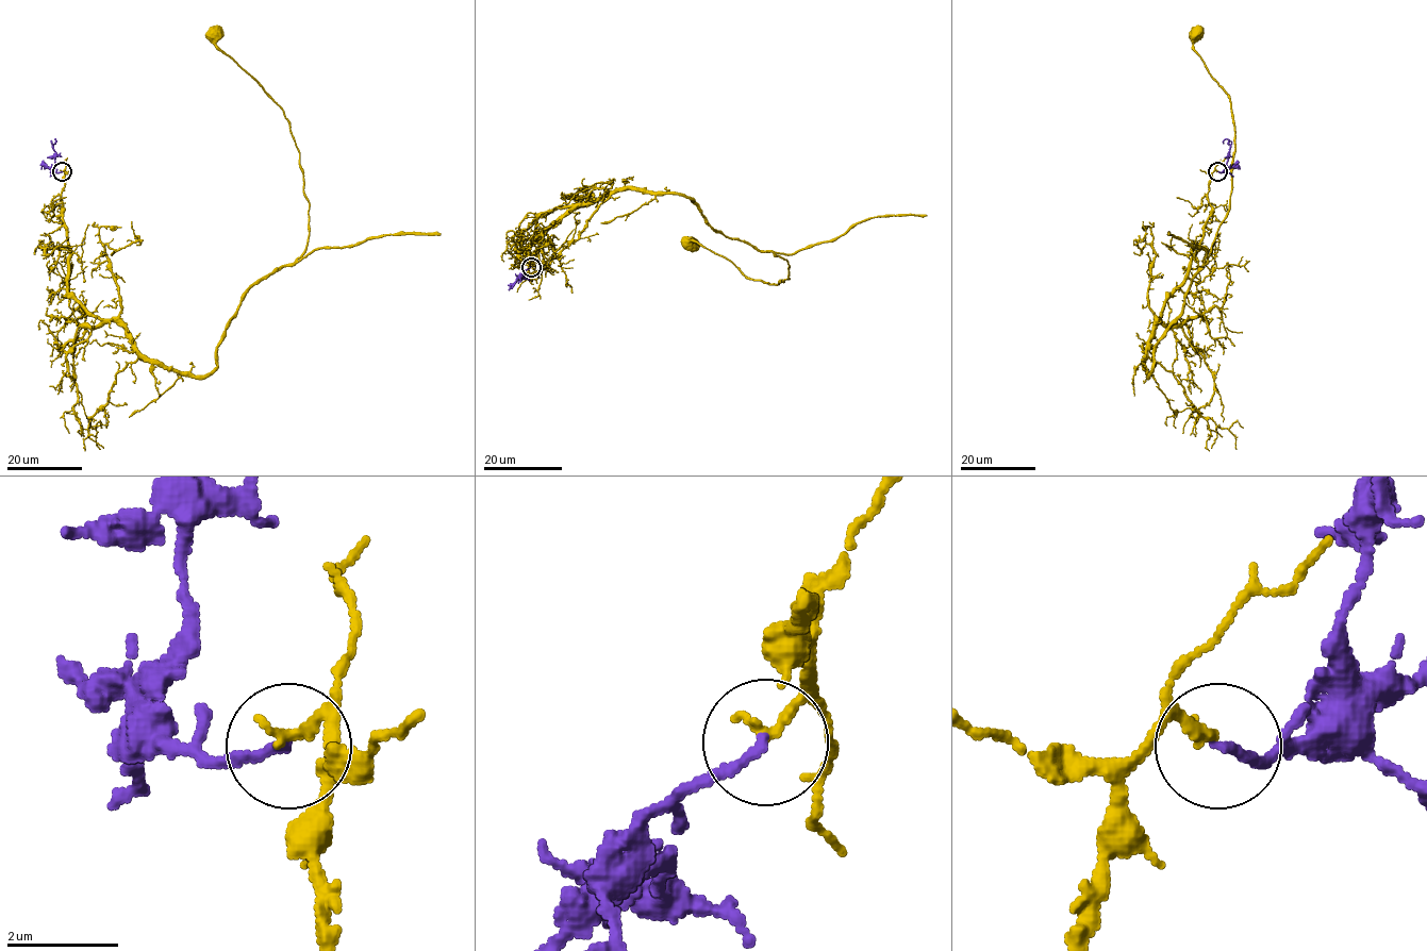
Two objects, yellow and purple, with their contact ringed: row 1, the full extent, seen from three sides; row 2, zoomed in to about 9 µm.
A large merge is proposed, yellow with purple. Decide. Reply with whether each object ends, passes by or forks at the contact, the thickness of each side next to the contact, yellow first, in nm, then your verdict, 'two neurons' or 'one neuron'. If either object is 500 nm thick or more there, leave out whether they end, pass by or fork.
yellow ends | purple ends | 200/160 nm | two neurons

